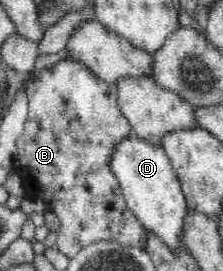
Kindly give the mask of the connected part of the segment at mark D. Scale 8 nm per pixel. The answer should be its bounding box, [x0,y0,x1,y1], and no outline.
[110,134,189,250]

